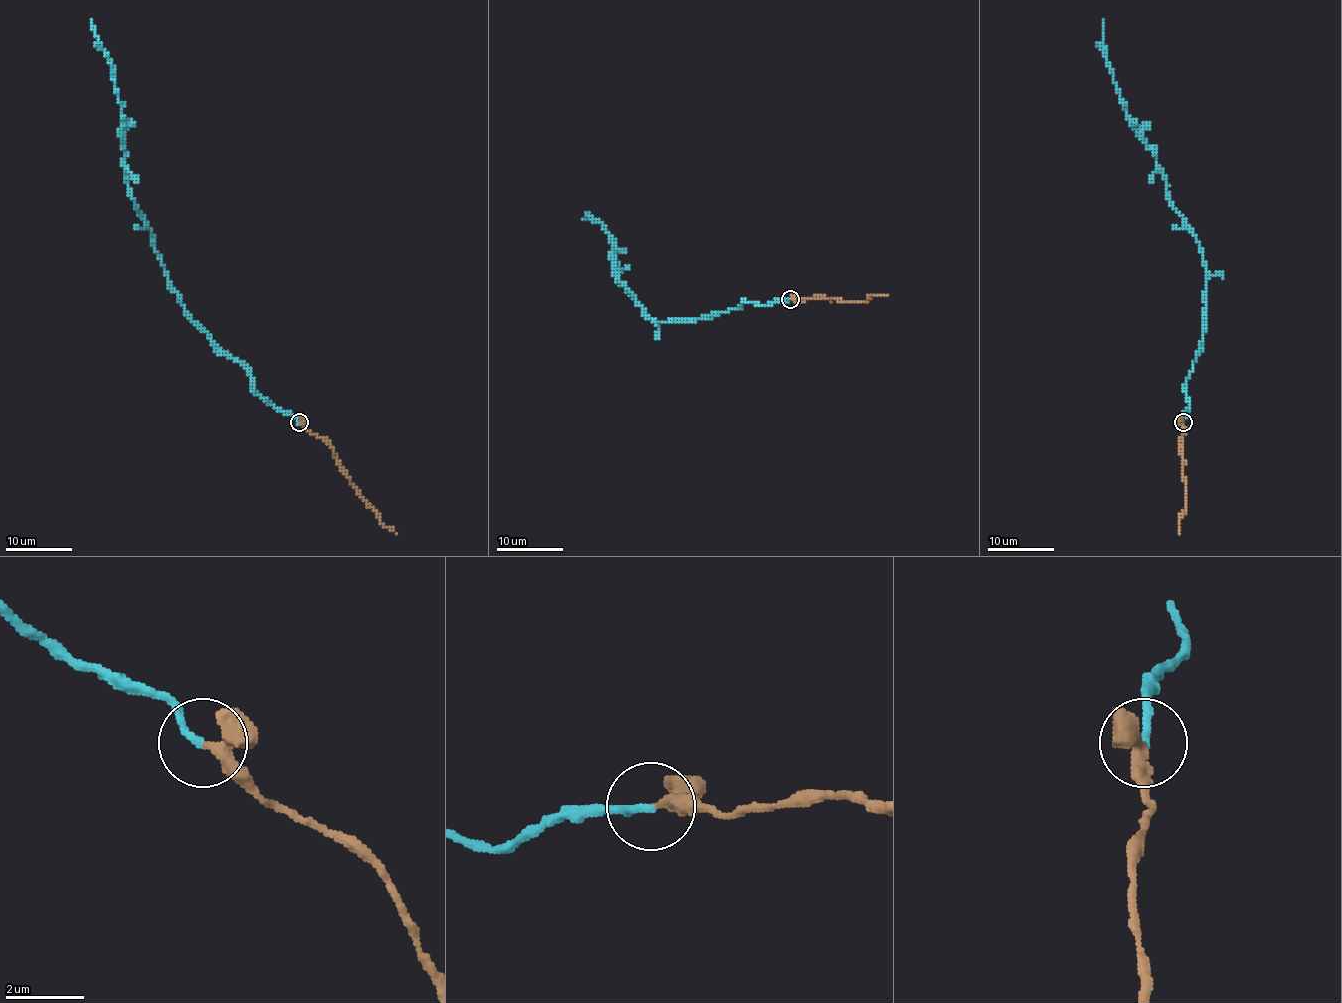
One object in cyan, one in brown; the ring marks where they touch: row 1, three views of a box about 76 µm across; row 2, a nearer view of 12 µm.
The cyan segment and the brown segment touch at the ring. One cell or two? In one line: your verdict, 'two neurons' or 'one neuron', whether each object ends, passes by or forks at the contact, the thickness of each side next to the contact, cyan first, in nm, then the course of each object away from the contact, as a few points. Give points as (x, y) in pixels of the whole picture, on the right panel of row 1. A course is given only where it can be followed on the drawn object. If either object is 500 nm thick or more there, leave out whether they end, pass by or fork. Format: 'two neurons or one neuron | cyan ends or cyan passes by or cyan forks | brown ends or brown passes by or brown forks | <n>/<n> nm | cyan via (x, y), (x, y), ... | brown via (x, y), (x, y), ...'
one neuron | cyan ends | brown passes by | 200/240 nm | cyan via (1183, 422), (1207, 267), (1155, 155), (1129, 121), (1104, 20) | brown via (1183, 422), (1182, 447), (1187, 505), (1178, 523), (1180, 533)

